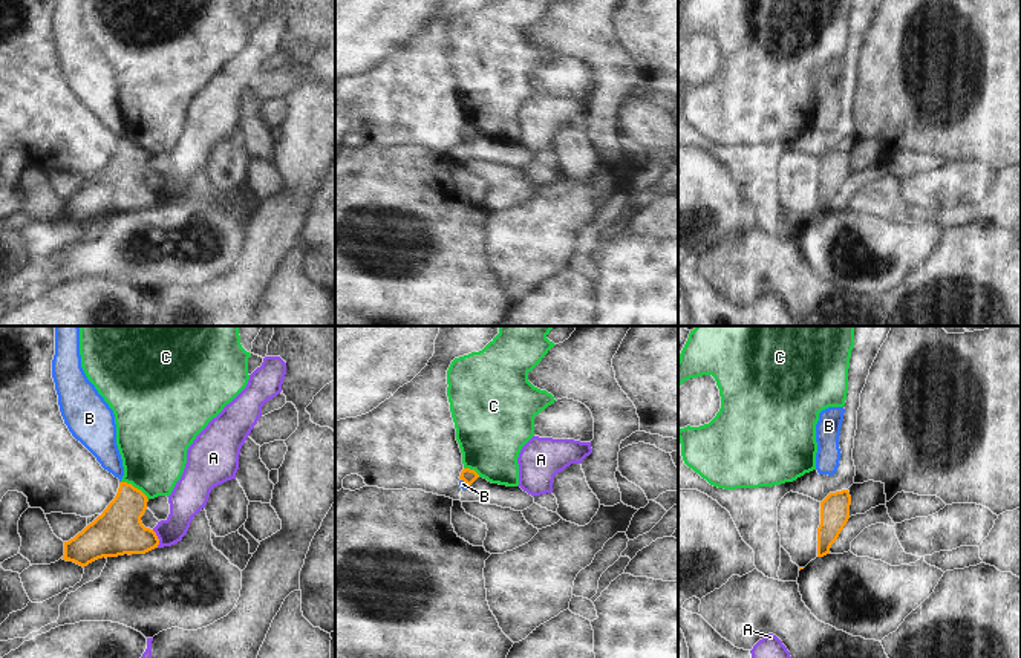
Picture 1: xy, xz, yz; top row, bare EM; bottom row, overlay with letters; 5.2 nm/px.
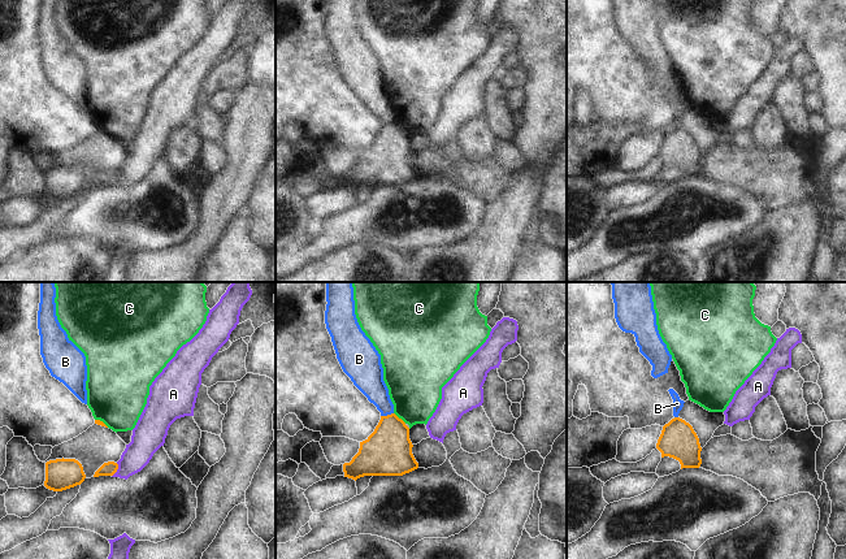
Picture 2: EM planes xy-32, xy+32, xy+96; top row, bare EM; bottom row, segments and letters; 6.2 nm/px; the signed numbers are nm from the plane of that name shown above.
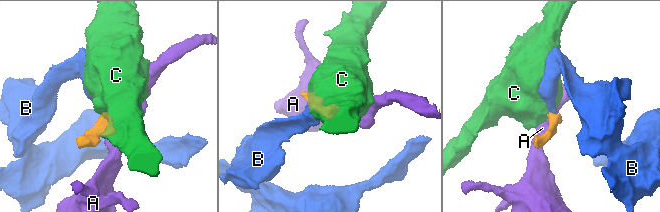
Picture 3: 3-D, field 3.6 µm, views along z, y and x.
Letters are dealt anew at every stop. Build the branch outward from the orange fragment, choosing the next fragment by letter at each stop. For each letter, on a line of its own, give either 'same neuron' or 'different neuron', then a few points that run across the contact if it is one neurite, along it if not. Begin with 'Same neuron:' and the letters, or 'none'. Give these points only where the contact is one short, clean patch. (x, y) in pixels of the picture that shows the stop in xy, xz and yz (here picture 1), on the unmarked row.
Same neuron: none
A: different neuron; line xy (152, 187), (158, 196), (158, 204)
B: different neuron; line xz (461, 136), (469, 143)
C: different neuron; line xy (121, 138), (130, 140), (147, 156)

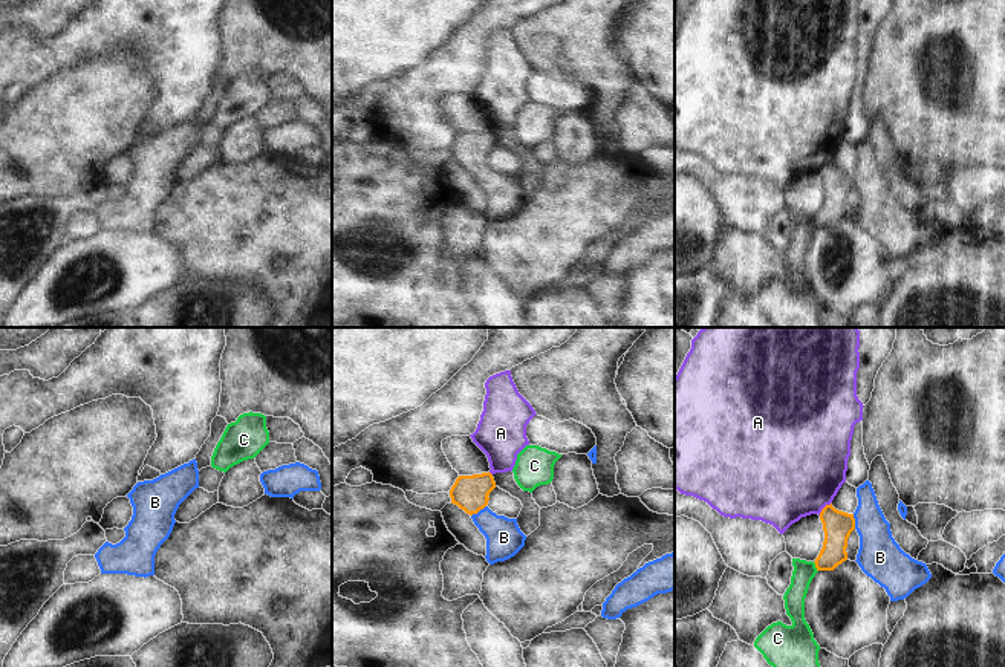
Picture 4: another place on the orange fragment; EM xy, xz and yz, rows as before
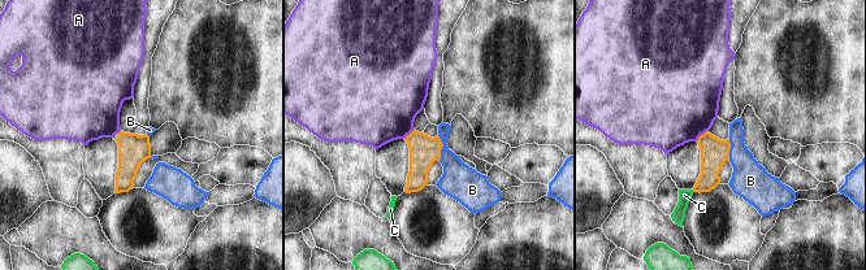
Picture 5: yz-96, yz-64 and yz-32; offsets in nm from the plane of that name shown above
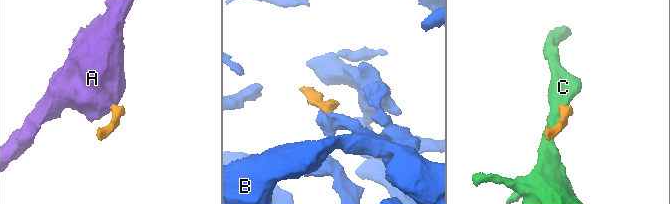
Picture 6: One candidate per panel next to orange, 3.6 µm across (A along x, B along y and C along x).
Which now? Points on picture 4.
Same neuron: B
A: different neuron; line yz (831, 159), (819, 172)
B: same neuron; line xz (470, 150), (478, 169), (504, 195)
C: different neuron; line yz (813, 219), (817, 228)

